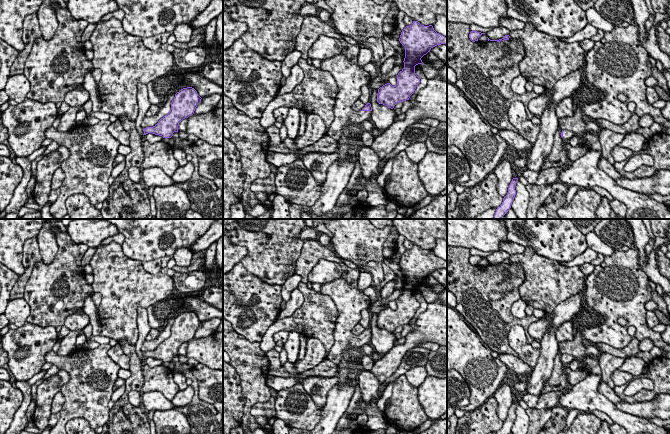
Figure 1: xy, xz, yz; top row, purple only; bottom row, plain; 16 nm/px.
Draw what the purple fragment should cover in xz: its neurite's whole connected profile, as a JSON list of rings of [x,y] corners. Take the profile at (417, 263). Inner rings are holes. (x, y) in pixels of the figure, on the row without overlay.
[[[418,245],[402,254],[399,265],[405,271],[405,282],[404,292],[397,299],[397,309],[387,307],[377,317],[377,326],[391,333],[397,327],[409,324],[420,307],[415,290],[423,287],[421,282],[433,271],[447,268],[447,262],[437,257],[432,249],[424,250]]]

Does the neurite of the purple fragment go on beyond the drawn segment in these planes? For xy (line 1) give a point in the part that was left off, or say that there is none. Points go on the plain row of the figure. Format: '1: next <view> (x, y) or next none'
1: next none

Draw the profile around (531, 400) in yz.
[[[523,393],[522,394],[522,400],[526,402],[528,405],[528,408],[534,408],[536,404],[538,403],[538,396],[530,394],[530,393]]]

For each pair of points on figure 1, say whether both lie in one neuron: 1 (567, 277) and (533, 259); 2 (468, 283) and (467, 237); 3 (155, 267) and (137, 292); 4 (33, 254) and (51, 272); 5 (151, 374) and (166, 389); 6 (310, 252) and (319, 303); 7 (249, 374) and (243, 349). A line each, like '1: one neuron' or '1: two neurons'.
1: one neuron
2: two neurons
3: two neurons
4: two neurons
5: one neuron
6: two neurons
7: one neuron

